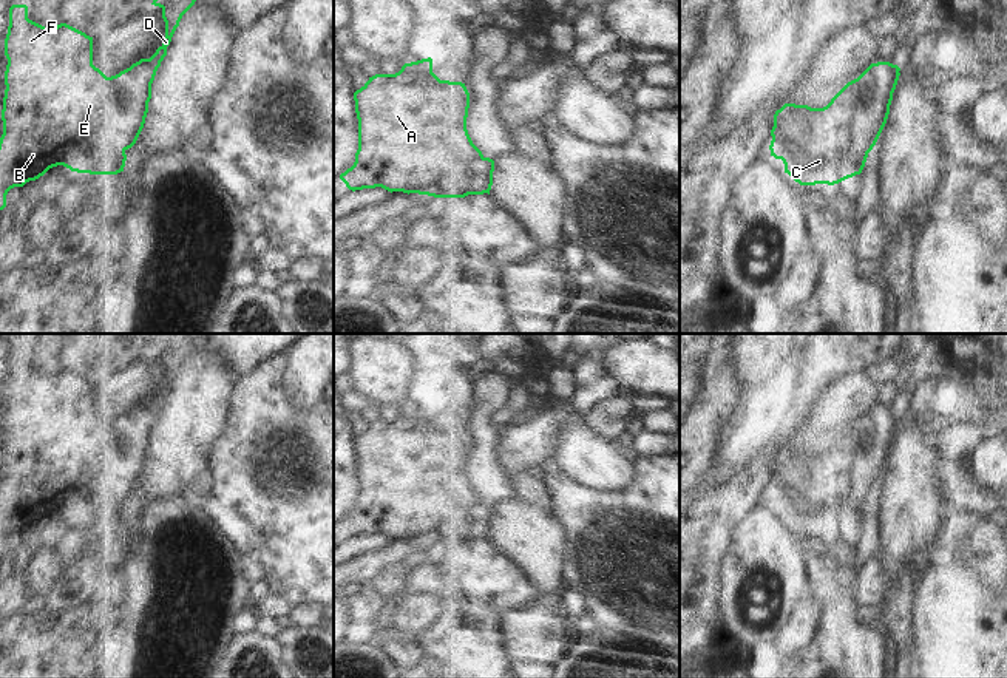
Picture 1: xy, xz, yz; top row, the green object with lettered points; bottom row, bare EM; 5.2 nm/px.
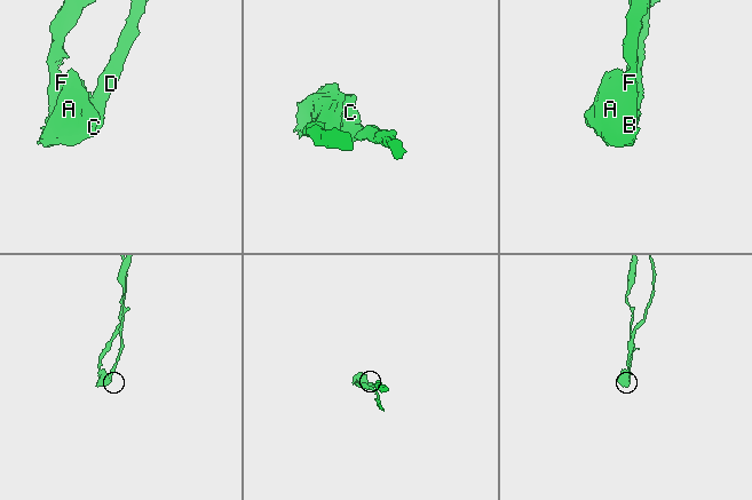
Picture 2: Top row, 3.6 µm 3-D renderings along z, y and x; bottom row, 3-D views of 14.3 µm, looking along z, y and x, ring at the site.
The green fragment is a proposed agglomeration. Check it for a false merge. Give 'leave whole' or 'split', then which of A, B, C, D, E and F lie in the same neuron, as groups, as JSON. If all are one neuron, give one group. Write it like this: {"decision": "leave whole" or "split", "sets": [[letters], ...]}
{"decision": "split", "sets": [["A", "B", "C", "E", "F"], ["D"]]}

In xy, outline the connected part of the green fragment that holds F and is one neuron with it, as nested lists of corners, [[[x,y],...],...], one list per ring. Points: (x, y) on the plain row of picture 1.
[[[12,351],[5,402],[8,411],[0,483],[0,556],[6,553],[11,534],[23,533],[57,511],[90,520],[124,517],[125,496],[93,488],[99,471],[105,465],[114,465],[122,456],[117,426],[93,411],[93,383],[66,369],[48,375],[28,364],[26,351]]]

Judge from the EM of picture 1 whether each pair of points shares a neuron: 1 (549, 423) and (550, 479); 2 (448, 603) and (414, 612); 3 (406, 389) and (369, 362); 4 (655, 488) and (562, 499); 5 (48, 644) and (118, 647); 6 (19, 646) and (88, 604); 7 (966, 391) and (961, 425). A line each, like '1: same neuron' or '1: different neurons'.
1: different neurons
2: same neuron
3: same neuron
4: same neuron
5: different neurons
6: same neuron
7: same neuron

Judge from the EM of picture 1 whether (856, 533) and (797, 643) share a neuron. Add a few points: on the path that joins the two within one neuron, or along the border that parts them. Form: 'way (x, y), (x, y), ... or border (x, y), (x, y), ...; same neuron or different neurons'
way (827, 555), (811, 567), (811, 607), (806, 613); same neuron

